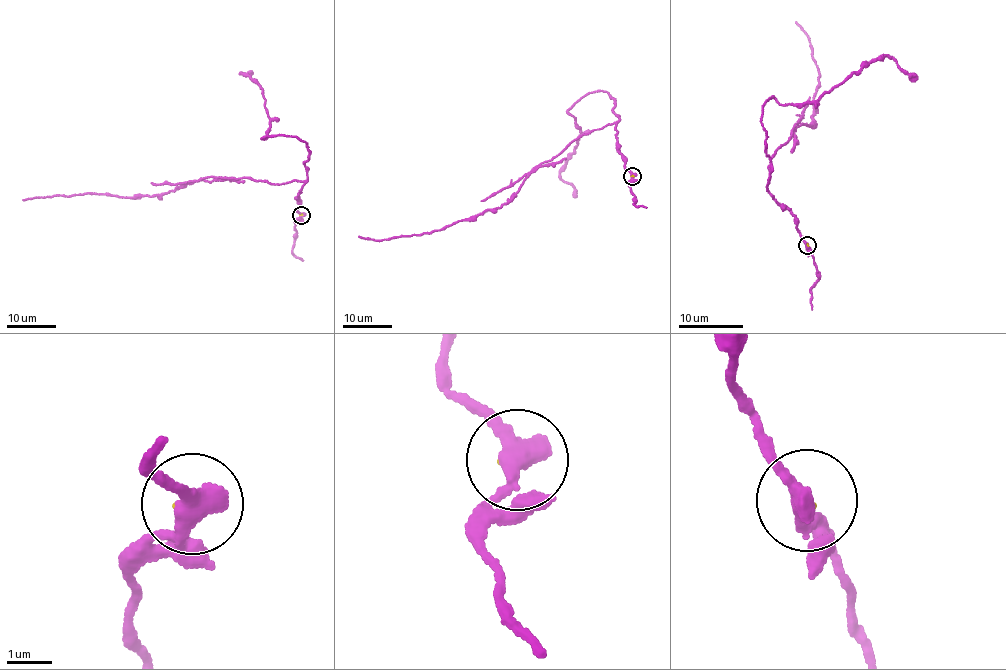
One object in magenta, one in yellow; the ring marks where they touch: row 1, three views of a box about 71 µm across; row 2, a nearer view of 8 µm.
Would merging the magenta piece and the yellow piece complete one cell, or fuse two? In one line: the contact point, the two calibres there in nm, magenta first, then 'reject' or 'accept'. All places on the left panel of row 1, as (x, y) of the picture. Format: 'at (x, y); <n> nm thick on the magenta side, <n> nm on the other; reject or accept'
at (301, 215); 320 nm thick on the magenta side, 50 nm on the other; reject

